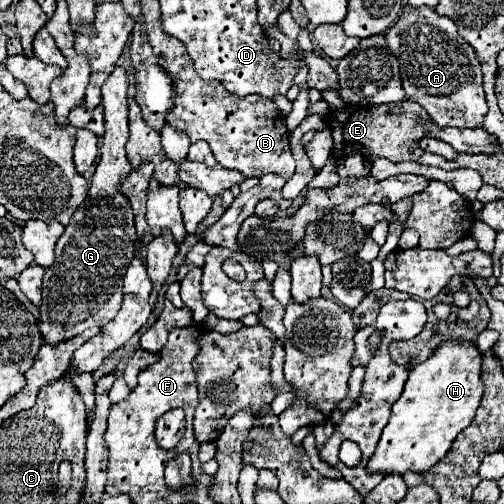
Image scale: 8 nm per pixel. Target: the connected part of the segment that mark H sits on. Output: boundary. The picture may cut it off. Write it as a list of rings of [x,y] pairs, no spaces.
[[[474,343],[440,345],[432,357],[416,365],[400,399],[392,405],[392,417],[384,427],[376,453],[368,461],[368,473],[424,473],[452,447],[456,435],[466,429],[482,399],[482,355]]]

